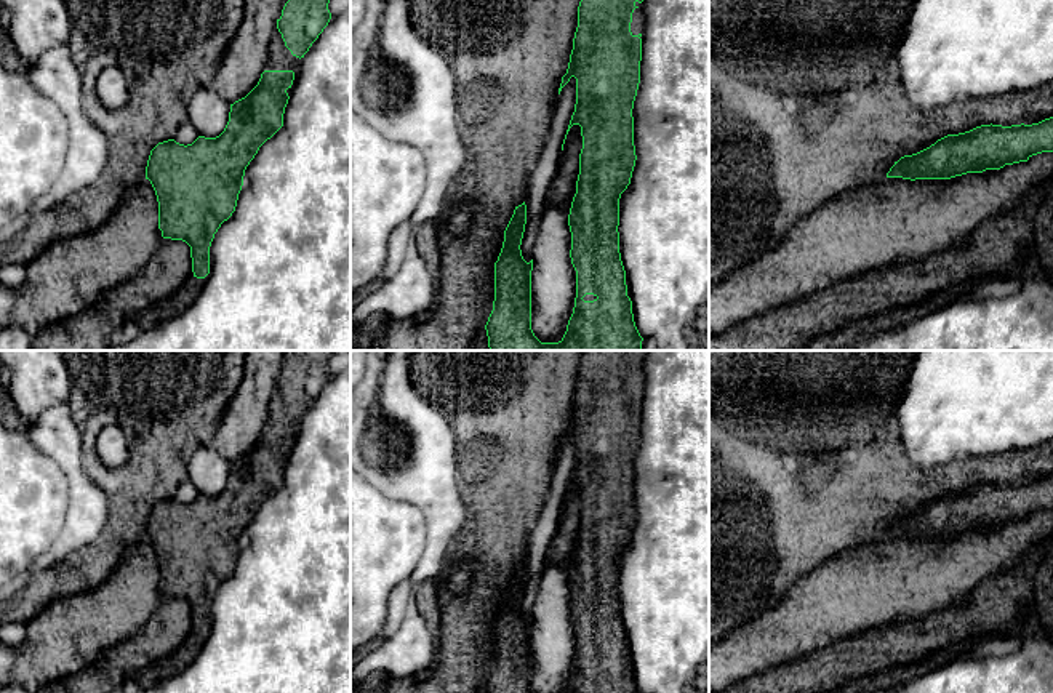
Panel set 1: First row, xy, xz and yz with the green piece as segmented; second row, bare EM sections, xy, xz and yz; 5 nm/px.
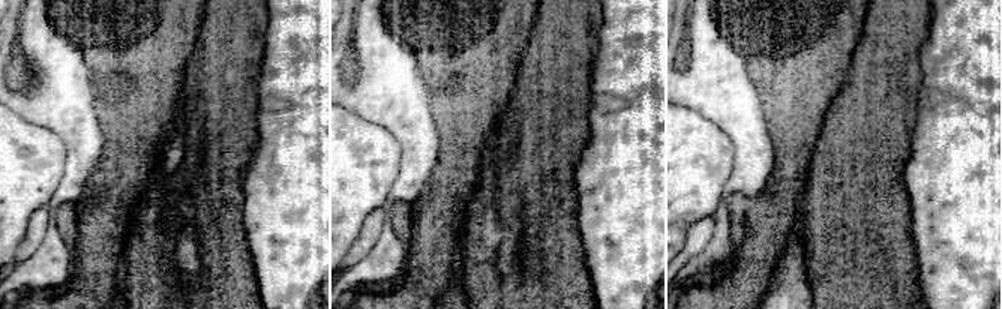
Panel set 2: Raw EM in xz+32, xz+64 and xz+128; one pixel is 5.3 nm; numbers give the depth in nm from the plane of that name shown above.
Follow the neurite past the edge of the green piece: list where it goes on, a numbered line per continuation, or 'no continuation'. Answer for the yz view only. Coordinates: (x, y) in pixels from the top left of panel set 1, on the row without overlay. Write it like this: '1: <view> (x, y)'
no continuation

